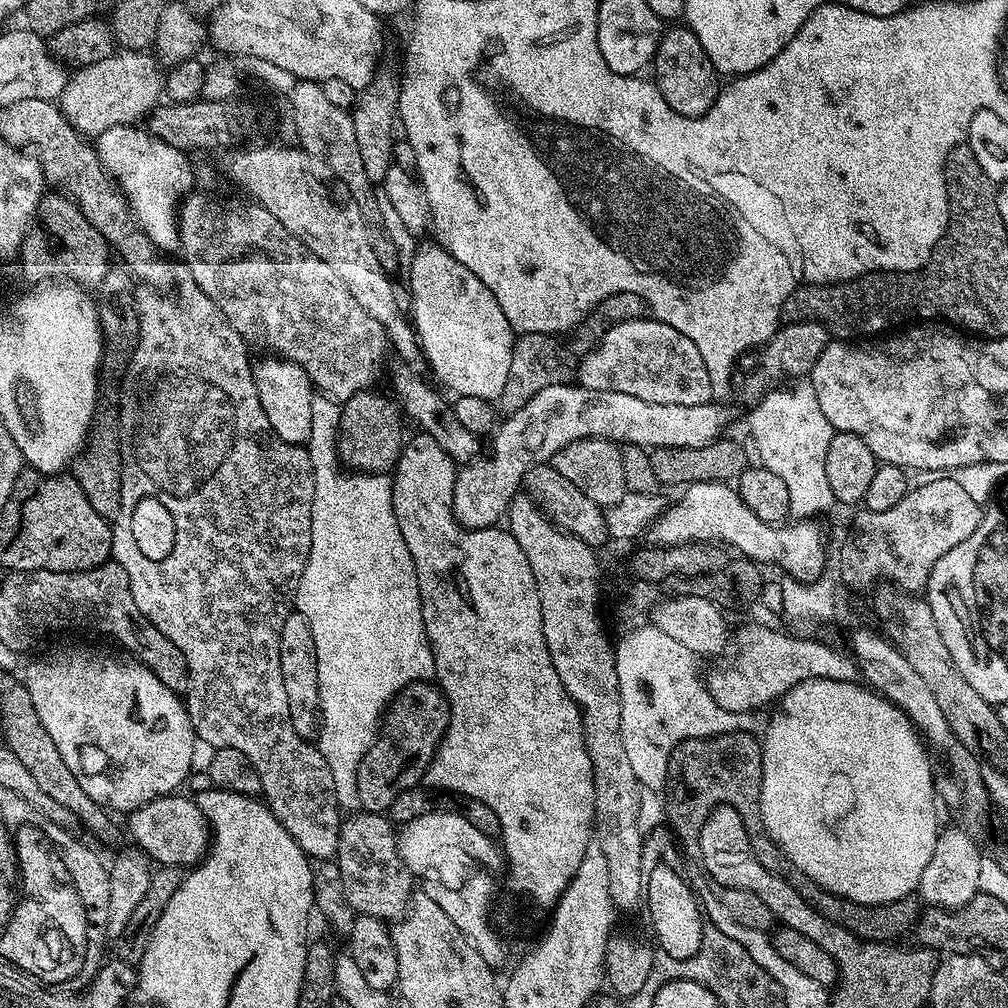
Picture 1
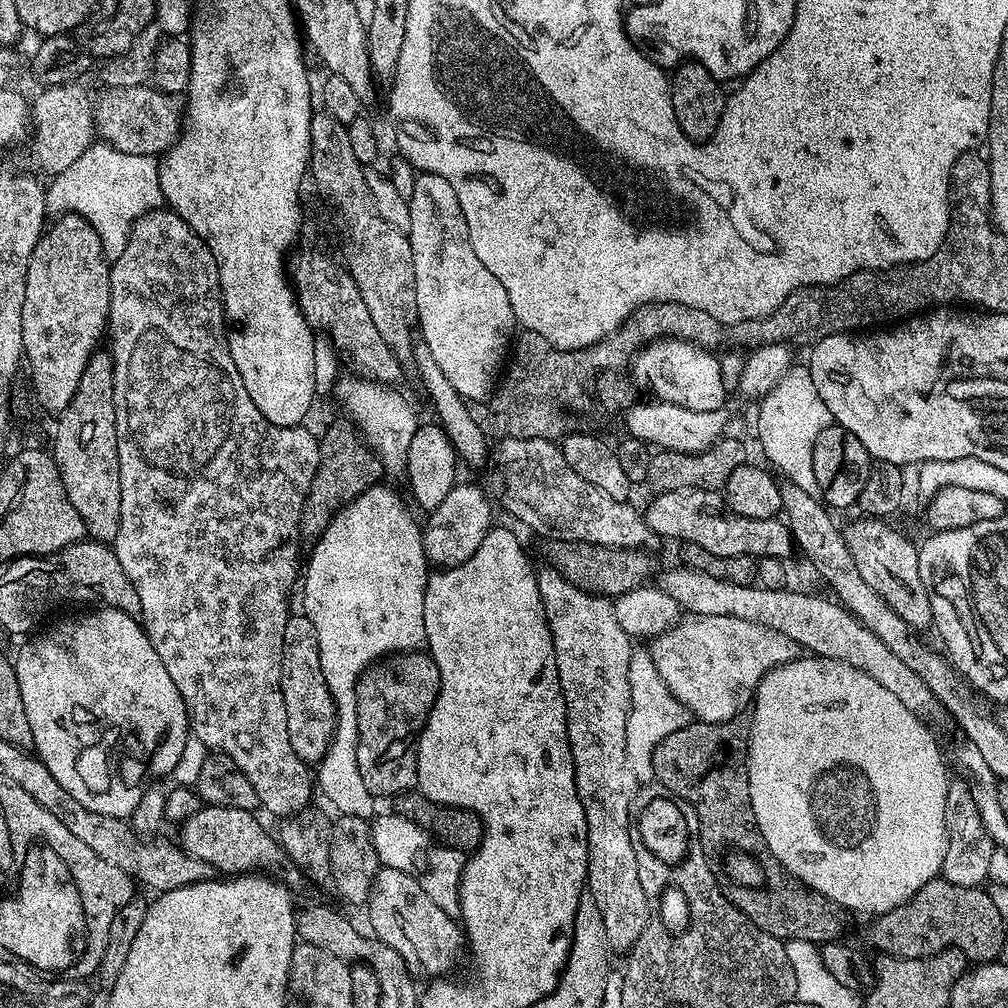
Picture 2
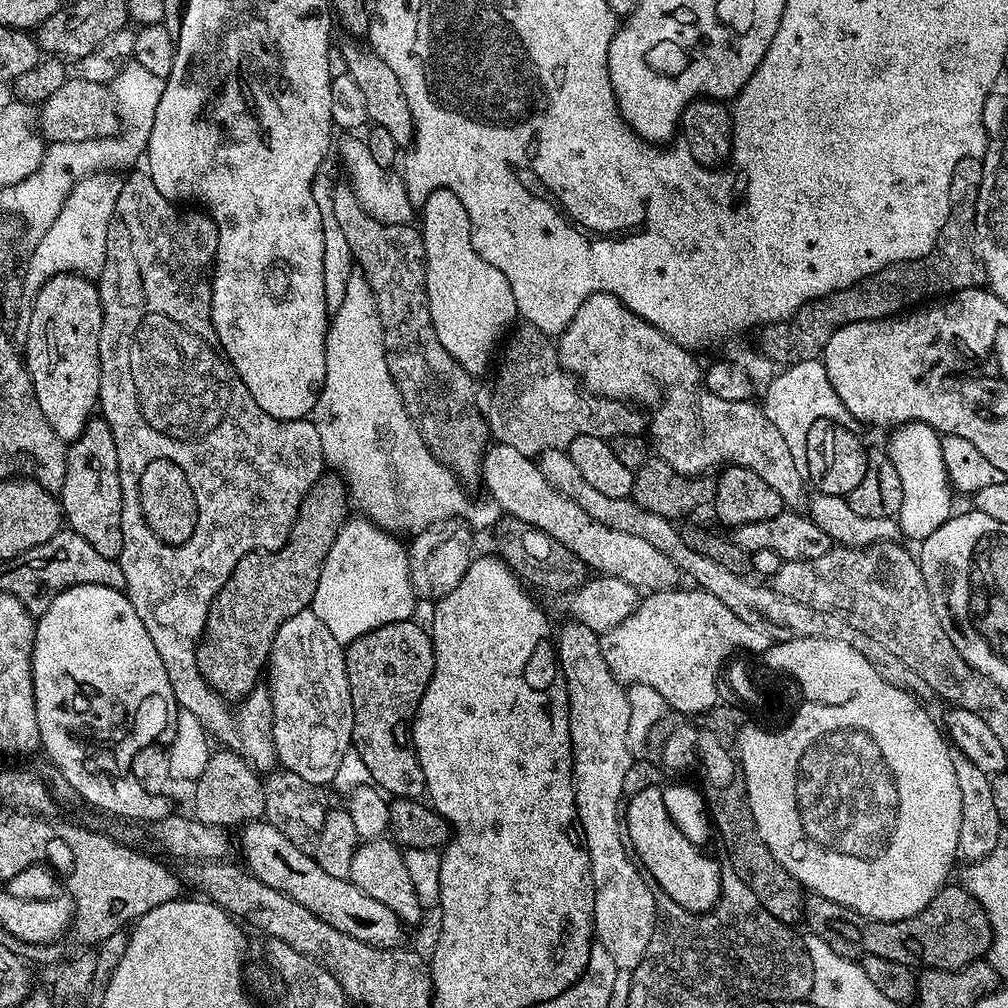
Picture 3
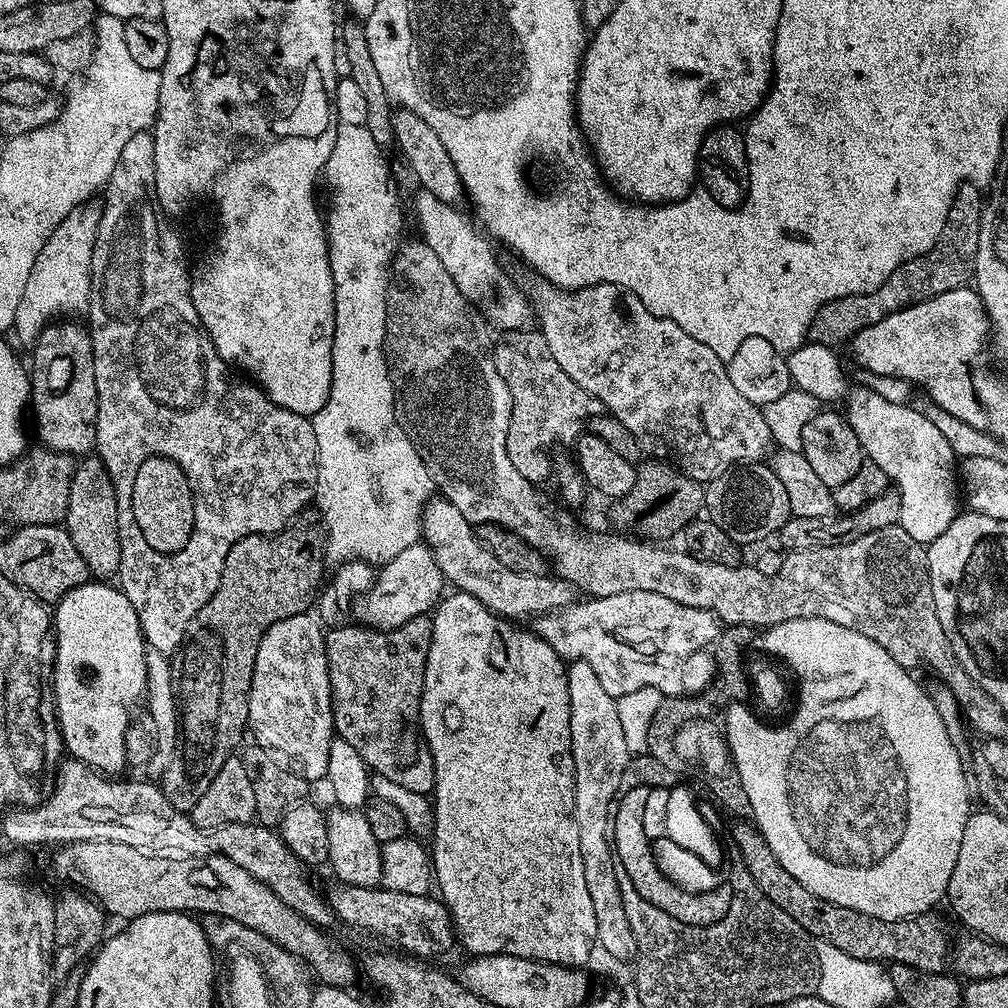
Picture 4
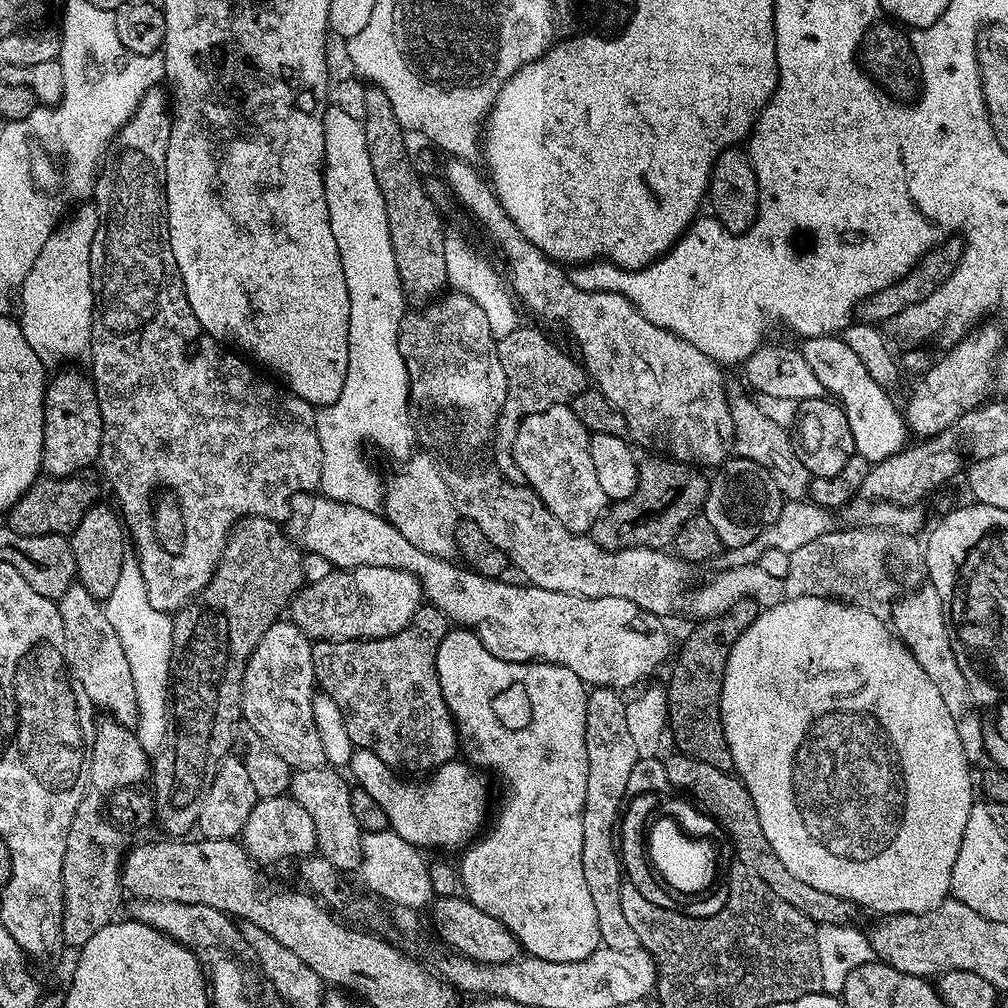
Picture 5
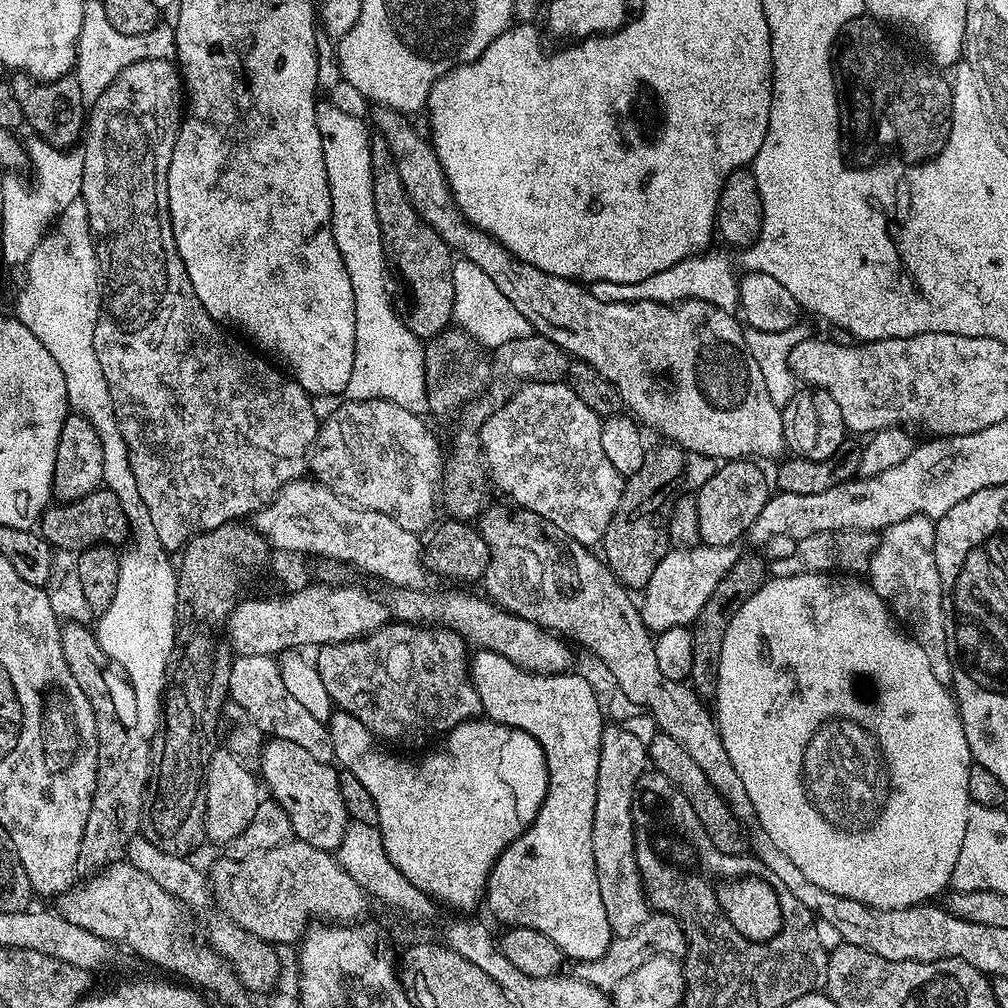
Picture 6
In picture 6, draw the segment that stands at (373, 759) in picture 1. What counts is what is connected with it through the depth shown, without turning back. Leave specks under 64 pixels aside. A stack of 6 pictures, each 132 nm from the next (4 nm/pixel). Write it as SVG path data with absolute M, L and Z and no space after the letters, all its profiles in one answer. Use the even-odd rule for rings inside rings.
M439 626L392 627L379 628L359 640L321 644L315 649L314 663L333 705L358 718L377 741L388 746L401 744L404 748L416 748L435 736L443 737L462 722L479 717L482 709L470 679L470 651L464 637L451 628Z

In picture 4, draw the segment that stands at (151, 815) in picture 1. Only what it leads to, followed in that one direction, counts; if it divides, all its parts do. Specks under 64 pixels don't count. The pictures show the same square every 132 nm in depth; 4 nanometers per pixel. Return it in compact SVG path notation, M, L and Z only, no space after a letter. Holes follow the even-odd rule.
M339 882L333 885L326 892L326 899L341 925L344 923L352 928L361 928L362 931L393 944L388 946L412 958L428 958L424 956L430 955L432 948L448 948L454 944L452 915L443 900L435 895L402 894L383 886L363 888Z

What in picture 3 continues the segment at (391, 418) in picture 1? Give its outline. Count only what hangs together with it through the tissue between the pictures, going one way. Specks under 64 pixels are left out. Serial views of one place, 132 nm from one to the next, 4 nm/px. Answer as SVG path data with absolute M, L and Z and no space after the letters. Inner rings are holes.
M339 474L319 476L298 506L287 542L275 552L261 550L246 554L238 566L234 566L230 578L212 600L204 634L196 647L198 670L219 696L229 702L239 702L258 686L274 634L278 634L282 622L311 609L322 562L349 516L348 485Z

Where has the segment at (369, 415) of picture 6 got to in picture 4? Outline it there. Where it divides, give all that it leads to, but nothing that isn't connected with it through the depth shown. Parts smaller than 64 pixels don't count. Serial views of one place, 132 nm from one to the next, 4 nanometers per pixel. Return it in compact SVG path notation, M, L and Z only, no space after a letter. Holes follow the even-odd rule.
M433 498L428 501L424 515L420 517L420 530L423 543L434 554L445 581L455 591L478 598L478 602L498 616L535 618L577 603L576 587L555 574L514 574L514 570L506 570L506 566L502 566L502 562L498 562L498 558L494 558L494 554L482 546L474 525L462 518L460 511L449 500Z

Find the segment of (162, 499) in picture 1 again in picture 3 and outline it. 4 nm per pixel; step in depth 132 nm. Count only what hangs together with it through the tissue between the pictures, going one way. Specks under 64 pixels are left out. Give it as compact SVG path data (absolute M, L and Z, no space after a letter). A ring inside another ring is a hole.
M147 171L135 172L128 174L133 174L133 176L125 175L120 185L118 202L106 234L106 266L98 278L100 305L104 315L102 318L102 334L100 335L100 398L98 408L102 413L102 419L110 426L110 430L116 433L116 453L118 454L118 470L120 471L120 485L122 486L122 541L128 540L128 544L122 544L122 554L119 559L120 564L128 564L128 576L124 579L124 588L129 602L136 600L134 610L138 614L138 618L142 618L142 626L146 626L150 638L154 638L154 646L158 650L158 655L162 657L162 666L166 666L166 674L170 674L173 701L183 711L192 714L204 727L204 731L208 733L209 737L215 743L216 740L220 743L217 745L223 746L236 756L240 756L257 773L267 774L273 771L278 764L276 747L272 737L271 694L267 687L257 686L251 694L239 701L233 707L236 709L231 712L228 709L231 708L229 701L209 688L208 683L202 678L196 661L196 647L200 645L200 637L204 634L206 618L212 600L218 595L222 585L230 578L234 566L238 566L238 562L246 554L261 550L275 552L277 548L287 542L288 535L292 532L292 523L298 514L298 506L302 502L306 490L310 490L310 486L314 486L314 482L319 476L325 475L324 455L322 454L322 446L318 442L318 430L312 425L311 419L279 420L270 414L266 414L266 410L262 410L262 406L258 406L258 402L254 402L254 398L250 398L250 390L246 390L242 378L238 378L234 366L228 361L228 355L225 354L224 348L218 342L218 334L214 330L214 322L212 321L212 270L216 262L220 231L216 229L216 223L212 221L212 217L200 210L180 213L176 209L179 207L173 201L165 198L158 191L158 186L154 186L154 182L148 177ZM152 459L170 459L182 468L182 473L189 479L194 498L197 499L197 526L193 536L185 544L167 544L165 548L148 548L148 552L144 552L144 548L136 548L136 500L140 497L136 472L142 472L146 469ZM156 552L164 552L164 556L160 556L160 560L164 560L164 588L156 588Z

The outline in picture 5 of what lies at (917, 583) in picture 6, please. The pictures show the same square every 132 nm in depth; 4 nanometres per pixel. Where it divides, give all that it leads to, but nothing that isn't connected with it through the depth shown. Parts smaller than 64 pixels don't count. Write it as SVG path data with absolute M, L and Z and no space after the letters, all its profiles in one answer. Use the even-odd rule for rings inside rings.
M921 586L914 592L900 597L890 609L890 627L900 641L914 654L918 666L926 670L926 678L934 682L938 695L950 710L950 718L954 718L954 727L958 729L958 738L962 741L962 750L970 762L988 760L988 751L984 745L984 735L980 721L980 708L974 702L974 694L970 694L970 682L966 682L966 674L962 674L962 666L958 666L958 658L954 658L954 650L948 633L948 620L944 616L944 607L938 594L930 586Z

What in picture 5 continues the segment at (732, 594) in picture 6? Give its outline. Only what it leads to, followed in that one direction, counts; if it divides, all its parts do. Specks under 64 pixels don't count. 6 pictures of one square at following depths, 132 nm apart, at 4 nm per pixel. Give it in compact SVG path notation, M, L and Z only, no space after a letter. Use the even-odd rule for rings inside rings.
M740 600L732 604L720 616L711 620L701 620L696 629L684 640L684 649L675 657L676 665L672 668L672 681L666 684L668 693L668 727L671 735L680 739L685 753L697 758L712 758L717 755L717 745L724 739L724 730L720 727L720 706L714 699L713 686L724 680L724 671L730 650L734 642L754 622L758 615L758 605L754 600ZM712 683L712 688L708 685ZM712 692L712 696L711 696ZM712 720L712 724L710 723ZM712 743L712 744L708 744Z

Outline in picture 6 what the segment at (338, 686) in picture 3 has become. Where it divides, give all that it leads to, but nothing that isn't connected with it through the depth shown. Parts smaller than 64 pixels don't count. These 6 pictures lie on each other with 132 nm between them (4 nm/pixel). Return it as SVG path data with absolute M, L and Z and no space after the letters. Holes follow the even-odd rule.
M236 656L230 670L230 686L228 695L269 737L286 742L294 742L294 746L302 746L308 751L310 758L323 764L332 764L332 735L328 732L325 721L314 718L286 691L282 683L282 674L278 670L275 659L270 656Z

